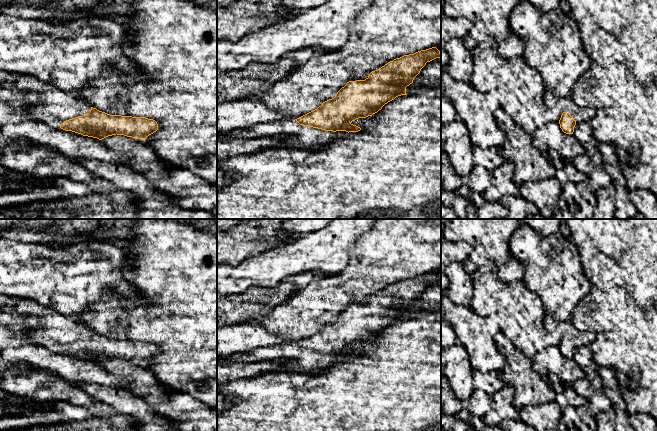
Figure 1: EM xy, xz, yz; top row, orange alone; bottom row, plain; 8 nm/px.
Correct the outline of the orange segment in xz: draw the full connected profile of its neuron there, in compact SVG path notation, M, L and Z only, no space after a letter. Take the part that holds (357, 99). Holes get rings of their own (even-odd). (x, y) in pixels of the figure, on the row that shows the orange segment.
M436 47L404 55L388 62L378 70L372 71L365 80L347 82L334 98L323 102L317 109L297 119L282 119L258 124L247 130L233 131L230 134L219 135L217 139L230 141L237 138L279 138L280 142L276 147L301 148L325 144L338 137L335 134L336 131L358 132L361 128L353 125L352 121L372 116L396 97L407 95L406 87L413 83L414 78L420 73L426 63L440 57L441 53Z

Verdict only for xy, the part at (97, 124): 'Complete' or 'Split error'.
Split error

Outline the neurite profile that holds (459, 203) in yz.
M441 190L441 203L452 207L459 219L465 219L466 209L470 204L466 197L458 195L454 191Z

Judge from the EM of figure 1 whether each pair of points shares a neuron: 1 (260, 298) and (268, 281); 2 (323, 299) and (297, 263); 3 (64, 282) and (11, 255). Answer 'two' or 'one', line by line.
1: two
2: two
3: one

